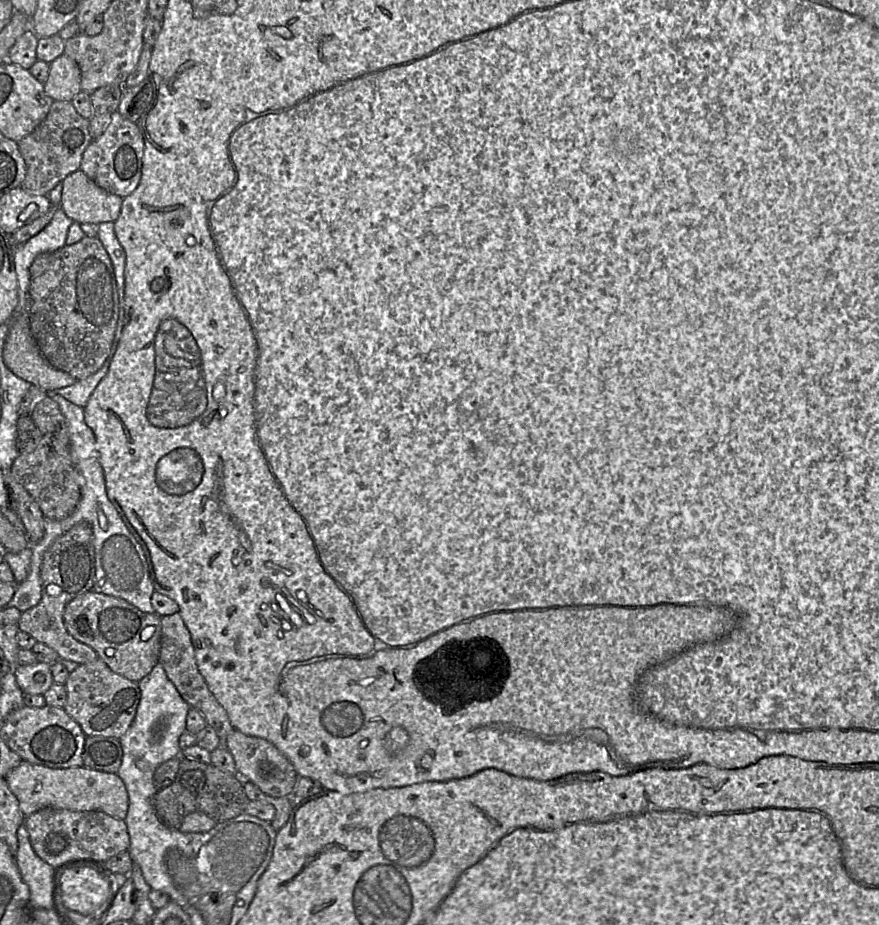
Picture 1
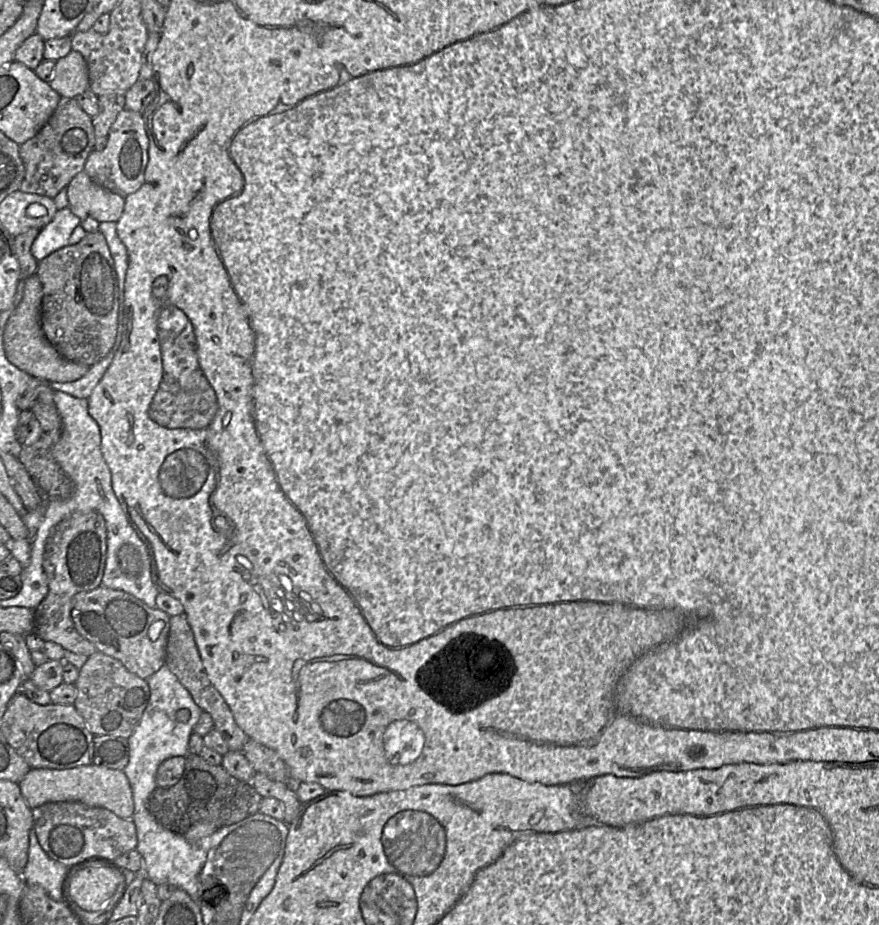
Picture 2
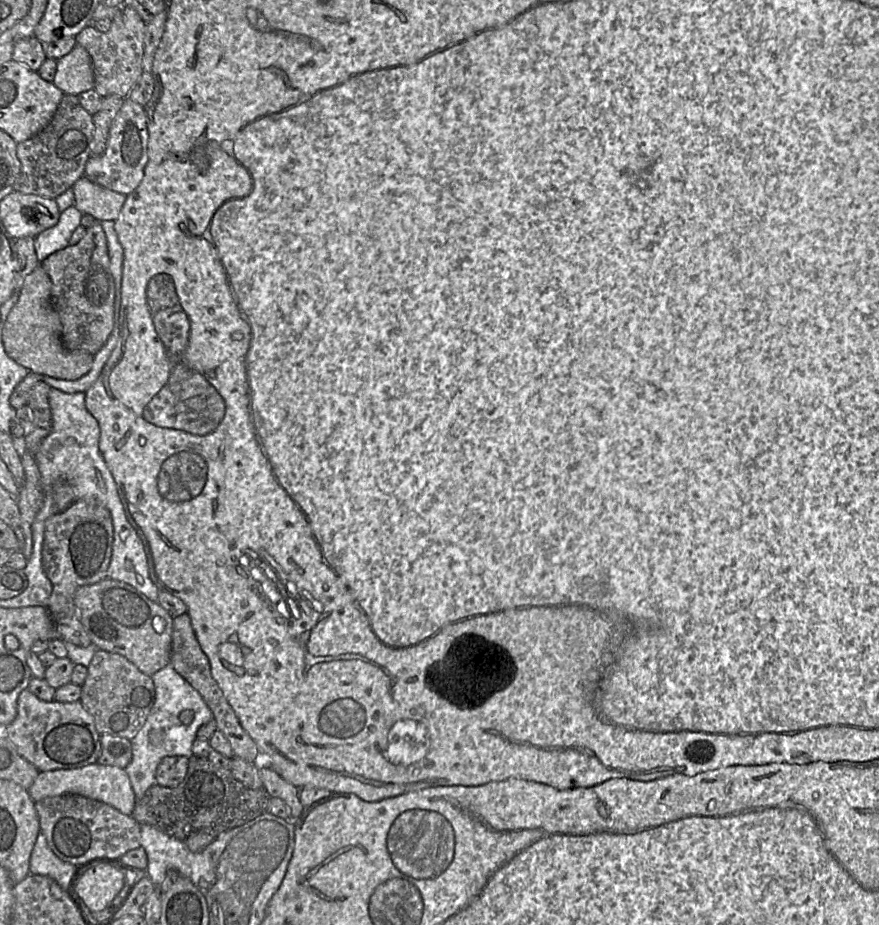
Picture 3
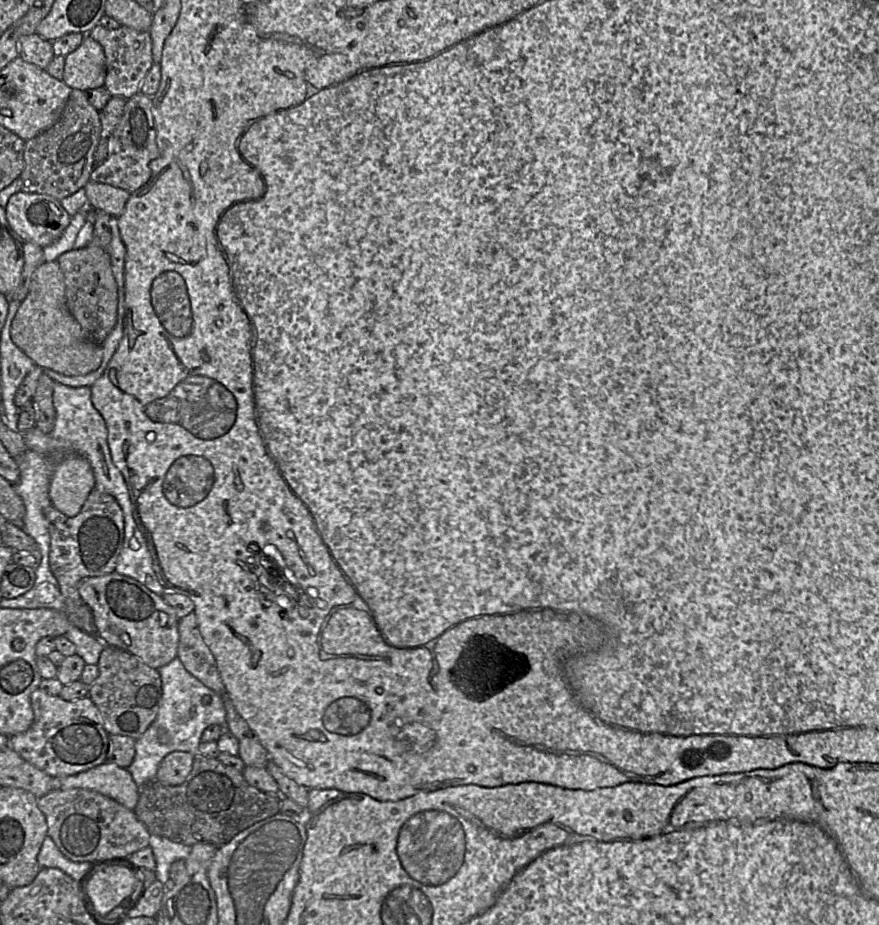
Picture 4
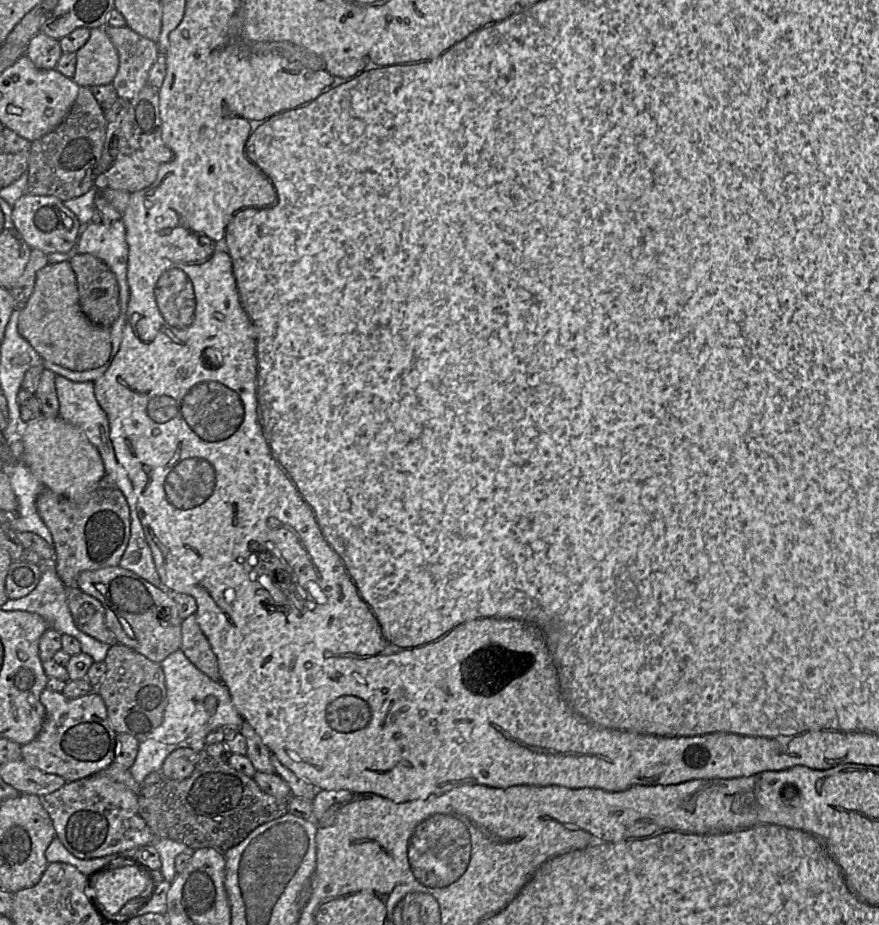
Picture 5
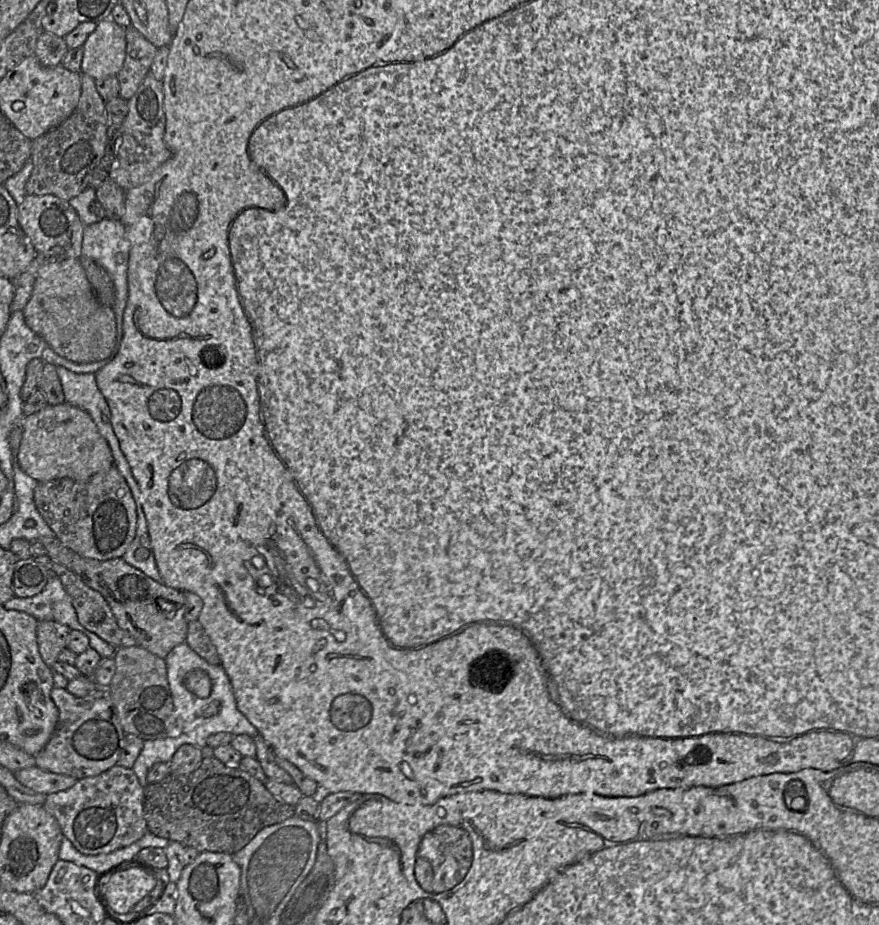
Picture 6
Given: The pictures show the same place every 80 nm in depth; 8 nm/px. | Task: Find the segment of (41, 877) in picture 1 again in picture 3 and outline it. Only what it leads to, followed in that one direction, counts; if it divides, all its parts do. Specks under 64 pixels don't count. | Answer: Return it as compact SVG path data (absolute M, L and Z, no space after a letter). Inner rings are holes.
M40 832L31 852L29 871L32 875L48 876L64 890L70 890L79 868L57 857Z

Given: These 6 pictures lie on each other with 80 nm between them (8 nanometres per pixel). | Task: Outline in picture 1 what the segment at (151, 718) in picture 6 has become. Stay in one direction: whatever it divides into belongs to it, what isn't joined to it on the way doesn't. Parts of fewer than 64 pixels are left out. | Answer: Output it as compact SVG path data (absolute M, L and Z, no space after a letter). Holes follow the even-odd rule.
M100 658L79 665L69 674L64 685L67 690L64 709L81 726L86 736L119 739L133 723L141 699L138 682L113 672Z

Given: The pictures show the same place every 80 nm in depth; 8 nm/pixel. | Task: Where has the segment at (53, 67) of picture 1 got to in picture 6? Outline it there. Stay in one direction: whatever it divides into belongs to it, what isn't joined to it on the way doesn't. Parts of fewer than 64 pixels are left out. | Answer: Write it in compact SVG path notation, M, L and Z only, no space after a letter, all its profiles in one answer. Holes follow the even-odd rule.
M112 19L98 23L83 45L81 74L94 80L117 76L126 56L126 28Z

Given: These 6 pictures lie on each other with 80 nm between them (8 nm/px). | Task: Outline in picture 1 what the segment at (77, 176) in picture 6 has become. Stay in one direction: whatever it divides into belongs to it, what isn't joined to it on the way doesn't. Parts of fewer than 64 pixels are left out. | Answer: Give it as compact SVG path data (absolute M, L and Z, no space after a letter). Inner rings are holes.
M54 101L41 123L18 141L26 164L21 188L35 195L46 195L69 174L80 170L83 153L91 143L89 120L82 117L71 101Z

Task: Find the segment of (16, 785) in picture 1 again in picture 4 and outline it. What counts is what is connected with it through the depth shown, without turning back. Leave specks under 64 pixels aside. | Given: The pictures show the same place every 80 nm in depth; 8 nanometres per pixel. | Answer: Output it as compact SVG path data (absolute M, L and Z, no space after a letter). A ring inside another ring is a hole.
M104 763L75 775L53 777L52 788L83 788L114 799L133 810L139 798L139 789L131 773L114 763Z

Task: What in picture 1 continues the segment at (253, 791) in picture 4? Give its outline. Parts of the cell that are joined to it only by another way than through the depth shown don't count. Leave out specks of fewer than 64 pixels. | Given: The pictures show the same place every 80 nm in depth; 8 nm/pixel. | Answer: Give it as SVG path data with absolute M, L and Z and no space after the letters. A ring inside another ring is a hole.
M182 758L174 782L158 790L153 798L155 812L168 827L179 829L184 818L193 812L203 812L217 822L224 822L245 814L250 800L244 790L244 780L239 774L231 775L196 760Z

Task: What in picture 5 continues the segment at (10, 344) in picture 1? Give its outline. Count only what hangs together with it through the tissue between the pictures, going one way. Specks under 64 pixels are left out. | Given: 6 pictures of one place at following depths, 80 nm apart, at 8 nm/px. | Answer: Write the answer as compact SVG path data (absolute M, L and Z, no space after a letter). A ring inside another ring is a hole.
M69 261L48 263L37 272L33 292L20 310L18 332L42 360L72 371L103 366L111 353L110 328L92 323L82 312L75 273Z

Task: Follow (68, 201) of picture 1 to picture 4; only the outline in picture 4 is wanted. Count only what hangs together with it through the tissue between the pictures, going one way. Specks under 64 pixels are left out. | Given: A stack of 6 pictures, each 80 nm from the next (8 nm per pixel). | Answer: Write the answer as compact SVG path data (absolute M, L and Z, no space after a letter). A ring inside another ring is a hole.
M89 181L84 187L88 206L95 211L103 211L119 217L125 208L130 193L108 184Z

